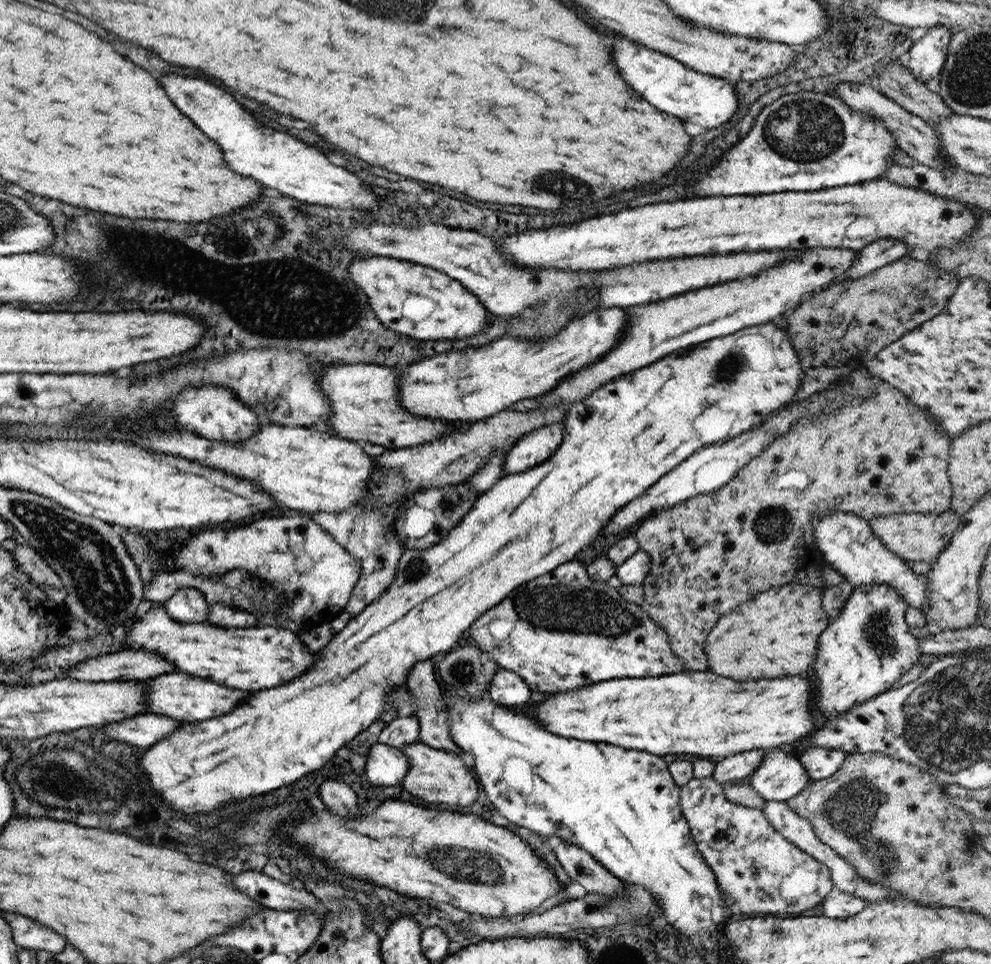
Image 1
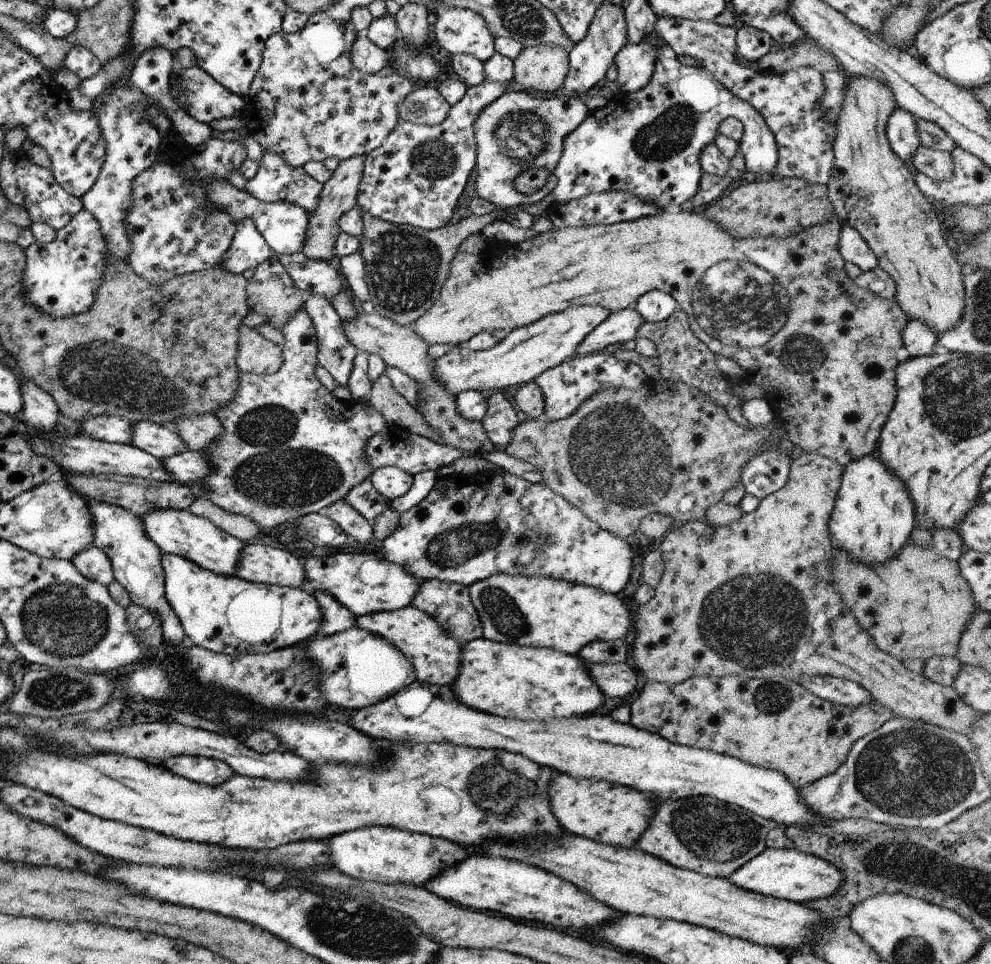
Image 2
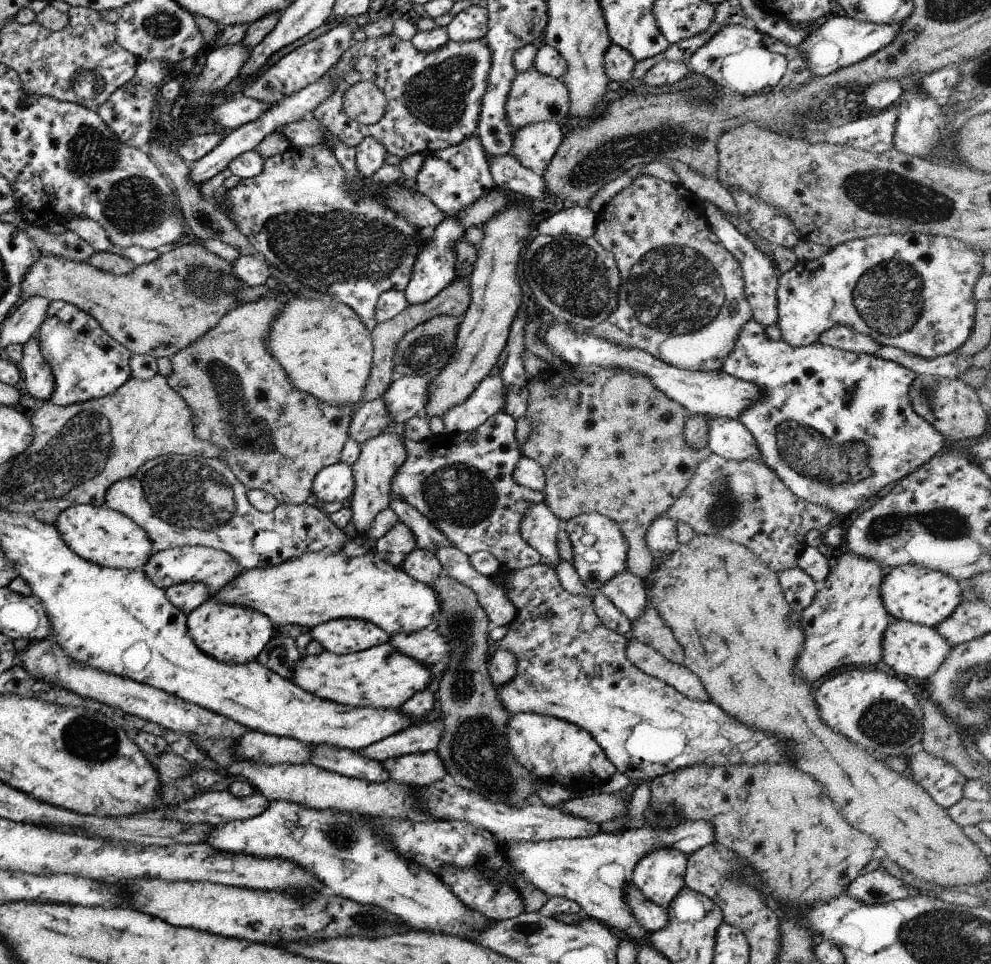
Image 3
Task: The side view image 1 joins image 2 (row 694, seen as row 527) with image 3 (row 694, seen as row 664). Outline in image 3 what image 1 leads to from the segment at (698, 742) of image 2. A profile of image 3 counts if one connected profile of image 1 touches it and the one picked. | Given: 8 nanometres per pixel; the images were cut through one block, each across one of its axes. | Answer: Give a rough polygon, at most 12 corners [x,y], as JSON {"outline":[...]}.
{"outline":[[631,638],[625,654],[633,666],[683,696],[709,700],[696,674]]}

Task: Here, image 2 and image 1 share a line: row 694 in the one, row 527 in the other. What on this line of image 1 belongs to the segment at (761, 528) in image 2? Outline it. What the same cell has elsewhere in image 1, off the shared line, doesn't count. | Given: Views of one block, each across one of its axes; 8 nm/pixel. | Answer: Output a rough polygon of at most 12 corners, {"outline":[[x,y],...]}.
{"outline":[[950,510],[867,521],[905,562],[933,562],[959,525]]}

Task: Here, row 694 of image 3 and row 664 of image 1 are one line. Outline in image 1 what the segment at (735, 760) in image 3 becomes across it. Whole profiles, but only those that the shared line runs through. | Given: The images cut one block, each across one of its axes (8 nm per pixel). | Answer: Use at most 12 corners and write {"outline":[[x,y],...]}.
{"outline":[[572,560],[467,631],[537,696],[684,670]]}

